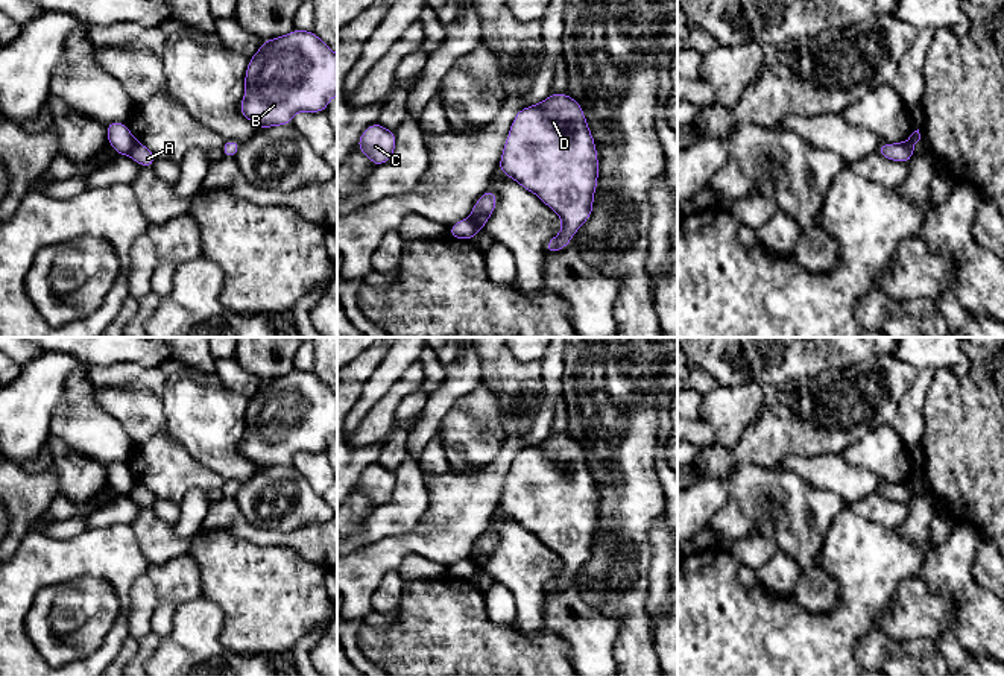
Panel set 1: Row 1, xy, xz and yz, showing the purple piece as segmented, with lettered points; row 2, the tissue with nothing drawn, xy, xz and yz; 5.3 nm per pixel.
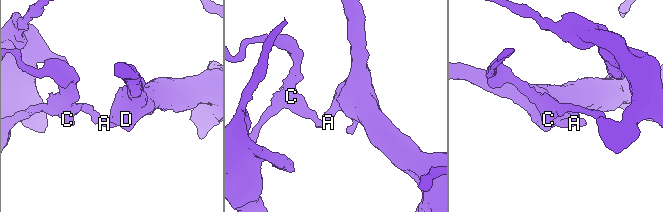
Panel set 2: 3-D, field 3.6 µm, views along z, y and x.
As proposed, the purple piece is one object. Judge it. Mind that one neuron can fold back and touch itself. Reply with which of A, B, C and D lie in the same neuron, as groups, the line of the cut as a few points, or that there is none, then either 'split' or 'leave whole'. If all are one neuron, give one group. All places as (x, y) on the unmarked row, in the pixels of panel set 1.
groups A B D / C; cut xy (137, 482), (128, 495); split

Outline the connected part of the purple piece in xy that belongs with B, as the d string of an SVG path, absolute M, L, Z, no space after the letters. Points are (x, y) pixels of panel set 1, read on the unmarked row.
M293 369L284 377L263 381L249 398L245 413L245 438L238 451L258 471L290 465L301 451L325 453L337 434L337 395L313 372Z

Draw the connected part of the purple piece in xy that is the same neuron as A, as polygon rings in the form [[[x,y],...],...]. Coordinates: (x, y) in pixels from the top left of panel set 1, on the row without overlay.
[[[137,482],[132,488],[129,497],[138,504],[144,507],[153,507],[156,501],[156,495],[149,491],[143,483]]]

